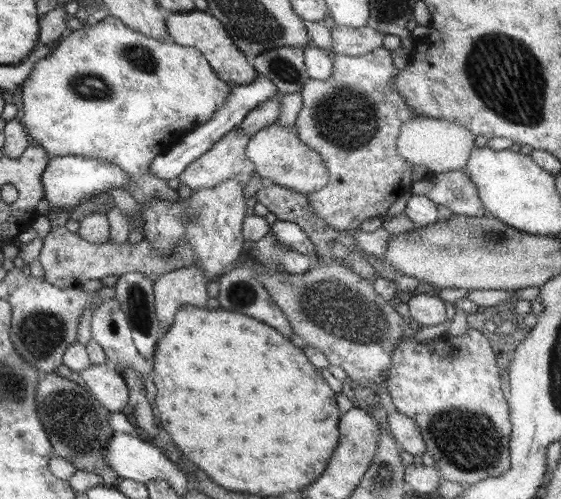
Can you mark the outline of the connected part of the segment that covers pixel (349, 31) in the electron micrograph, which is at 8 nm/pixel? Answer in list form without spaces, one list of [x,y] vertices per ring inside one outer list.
[[[337,26],[331,29],[332,50],[337,54],[358,56],[368,54],[376,48],[383,46],[384,33],[369,28],[349,28]]]

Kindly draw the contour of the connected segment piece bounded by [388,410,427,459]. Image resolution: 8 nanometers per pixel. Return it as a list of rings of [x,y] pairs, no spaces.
[[[395,410],[388,415],[388,421],[390,431],[400,450],[406,450],[408,454],[413,454],[417,459],[427,451],[420,428],[412,418]]]

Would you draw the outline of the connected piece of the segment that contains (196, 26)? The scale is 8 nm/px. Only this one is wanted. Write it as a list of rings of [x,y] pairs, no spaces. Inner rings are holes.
[[[198,10],[182,14],[180,12],[177,14],[172,13],[166,19],[165,28],[170,40],[176,44],[198,49],[206,57],[218,78],[221,78],[230,86],[242,83],[248,84],[258,77],[259,72],[254,66],[251,67],[248,64],[242,50],[232,42],[230,34],[226,32],[224,26],[213,15]]]

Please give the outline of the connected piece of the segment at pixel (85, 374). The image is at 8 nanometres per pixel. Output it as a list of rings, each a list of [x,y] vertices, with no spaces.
[[[108,364],[91,365],[80,373],[86,388],[104,409],[121,412],[129,404],[129,389],[122,374]]]

